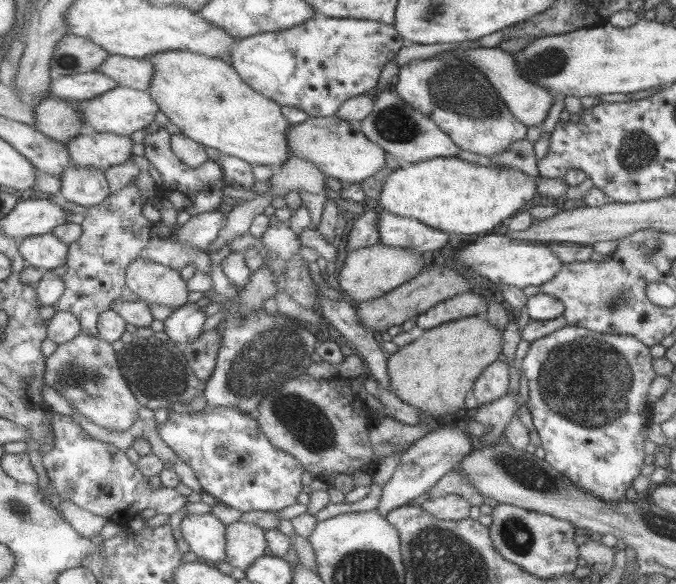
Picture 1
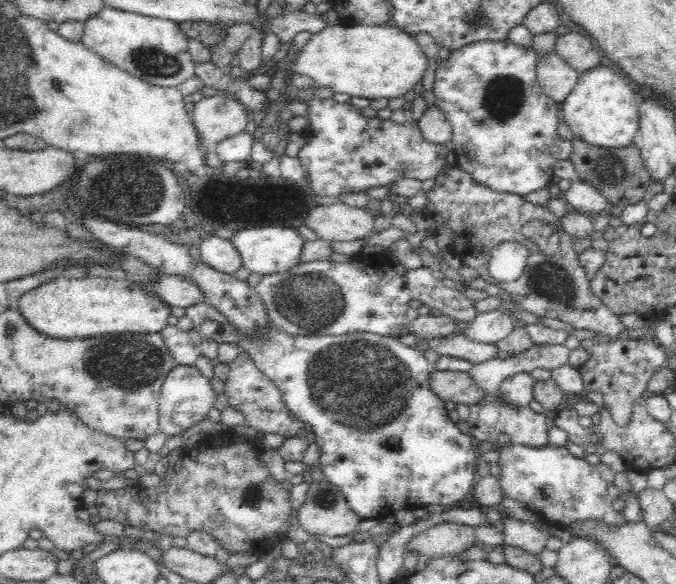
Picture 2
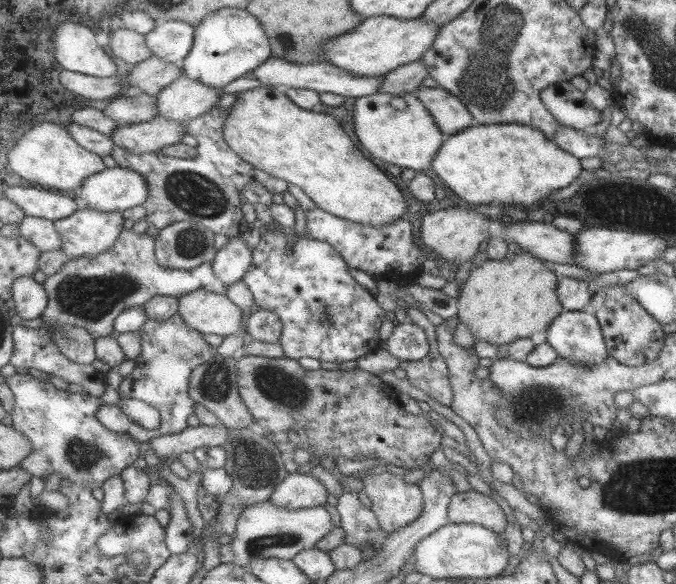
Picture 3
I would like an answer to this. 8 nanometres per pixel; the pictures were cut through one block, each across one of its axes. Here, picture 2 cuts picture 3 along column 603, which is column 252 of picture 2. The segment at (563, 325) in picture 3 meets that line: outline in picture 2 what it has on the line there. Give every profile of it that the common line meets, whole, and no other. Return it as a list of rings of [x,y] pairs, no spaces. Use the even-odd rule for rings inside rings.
[[[197,302],[185,308],[185,315],[192,320],[193,328],[206,341],[215,343],[234,343],[239,349],[244,350],[256,367],[278,388],[282,394],[286,409],[292,412],[302,422],[312,425],[315,433],[315,443],[320,448],[321,457],[319,468],[324,474],[323,479],[334,487],[337,487],[347,500],[348,506],[354,511],[359,520],[366,518],[389,519],[398,510],[412,510],[416,507],[425,507],[428,504],[441,504],[450,508],[451,504],[461,501],[472,493],[473,486],[478,479],[476,466],[477,449],[470,442],[471,433],[462,433],[456,428],[455,422],[448,418],[444,409],[444,401],[440,401],[432,389],[430,389],[430,376],[438,369],[425,358],[425,352],[420,352],[413,346],[404,346],[399,337],[379,336],[368,332],[347,333],[341,336],[288,336],[286,333],[276,333],[276,330],[268,326],[269,332],[264,337],[257,337],[252,341],[240,337],[235,328],[227,323],[224,315],[215,310],[206,302]]]

